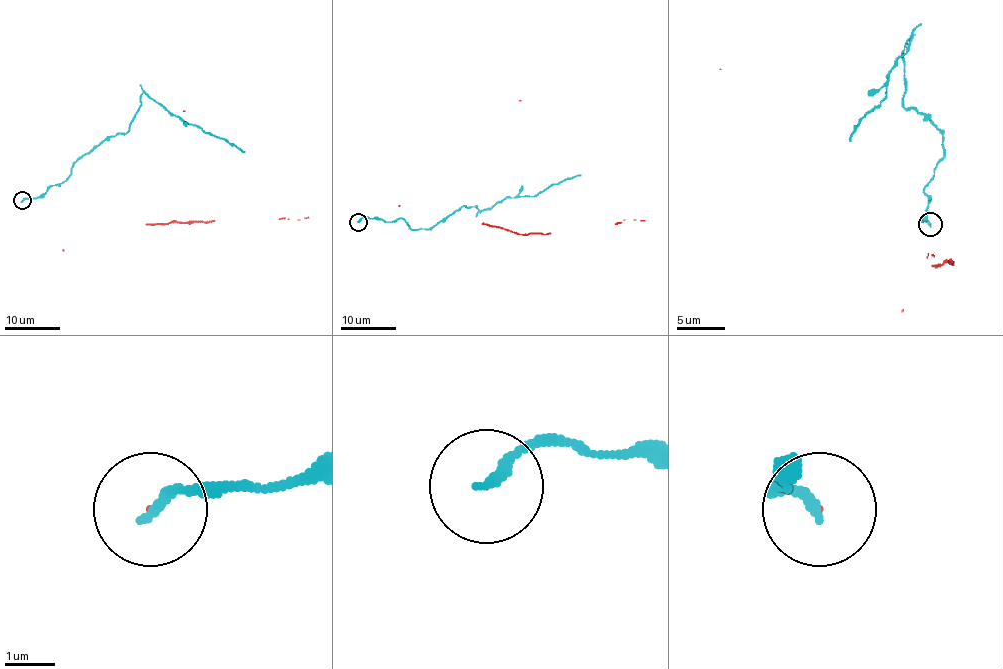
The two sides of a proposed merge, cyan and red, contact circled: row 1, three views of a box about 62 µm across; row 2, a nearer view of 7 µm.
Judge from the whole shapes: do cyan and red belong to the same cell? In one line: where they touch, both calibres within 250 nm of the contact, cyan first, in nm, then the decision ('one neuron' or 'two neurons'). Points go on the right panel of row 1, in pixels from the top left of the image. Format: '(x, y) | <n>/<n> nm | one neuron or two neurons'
(930, 224) | 220/30 nm | two neurons

